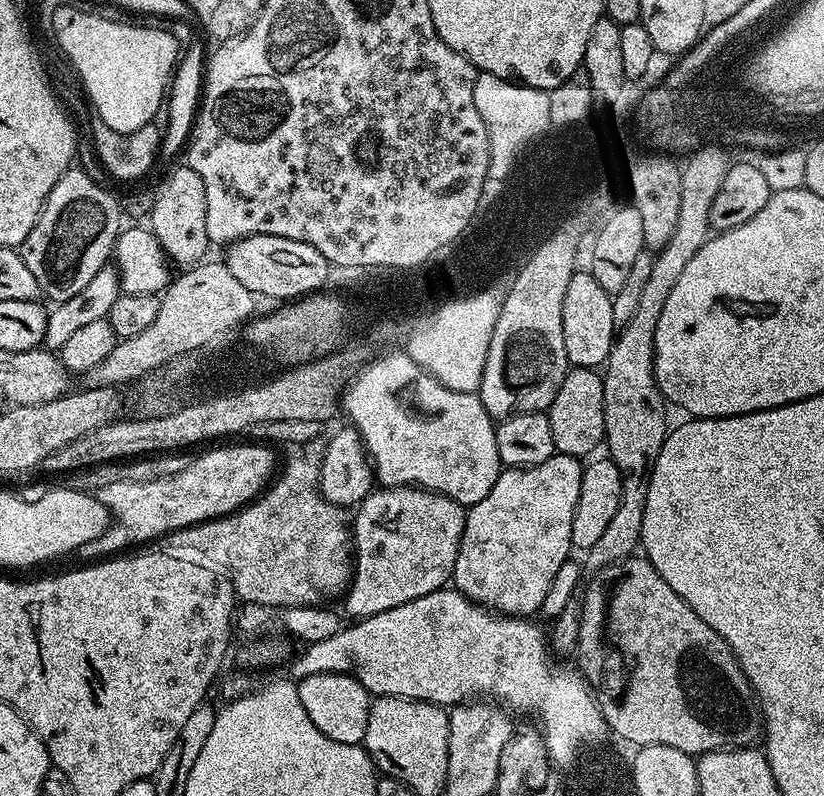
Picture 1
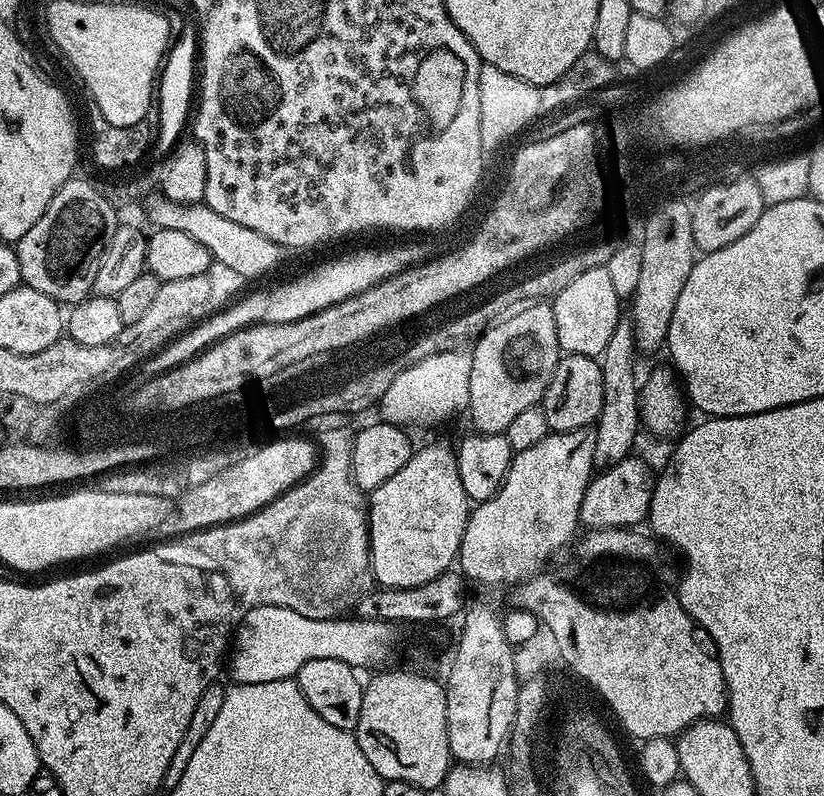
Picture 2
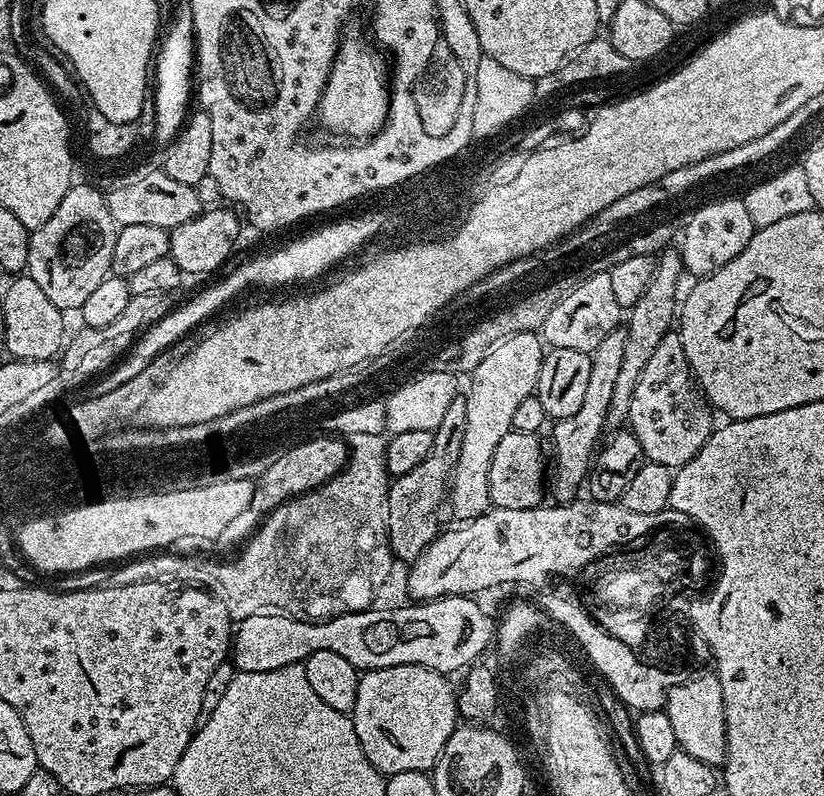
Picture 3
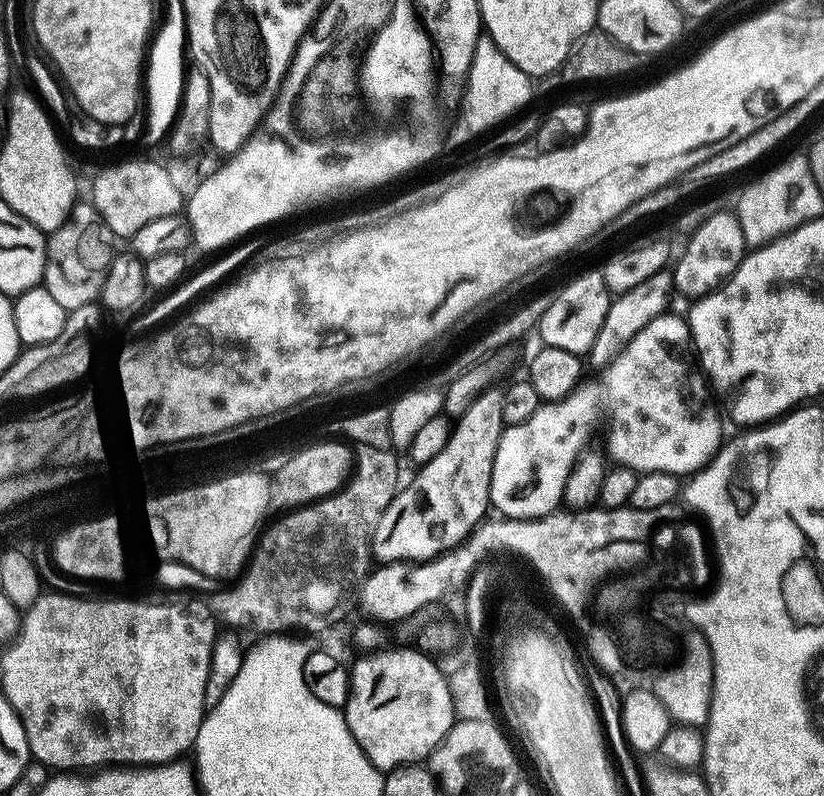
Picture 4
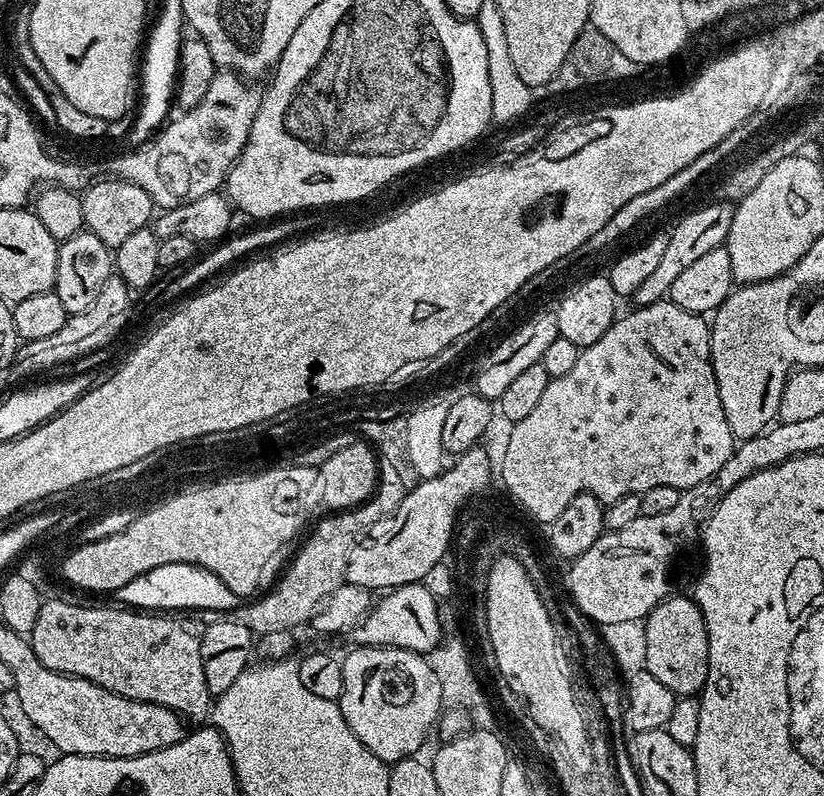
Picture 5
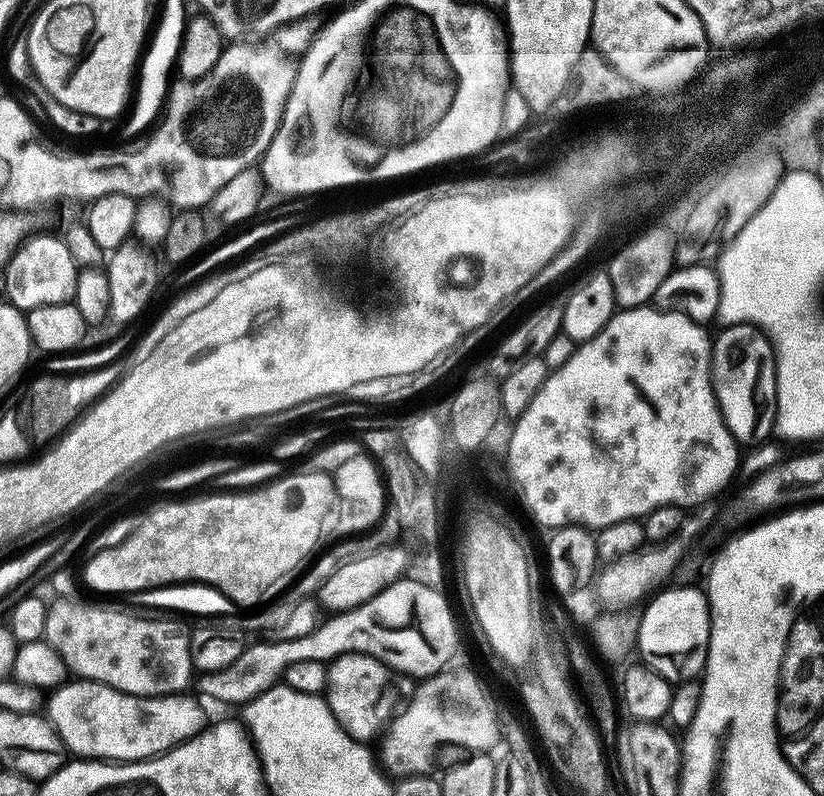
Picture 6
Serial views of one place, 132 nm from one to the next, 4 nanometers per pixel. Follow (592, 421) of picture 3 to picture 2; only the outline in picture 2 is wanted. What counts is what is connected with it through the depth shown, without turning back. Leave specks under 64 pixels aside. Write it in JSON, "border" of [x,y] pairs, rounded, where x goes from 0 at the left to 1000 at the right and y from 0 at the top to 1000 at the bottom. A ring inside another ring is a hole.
{"border":[[[703,538],[691,543],[666,541],[658,555],[643,560],[643,565],[625,569],[621,584],[612,598],[612,606],[593,628],[581,629],[569,642],[568,660],[561,671],[556,714],[564,729],[583,739],[613,739],[635,734],[646,724],[654,724],[661,717],[660,707],[678,688],[689,683],[689,677],[698,671],[704,658],[706,621],[721,597],[721,550],[718,538]]]}

